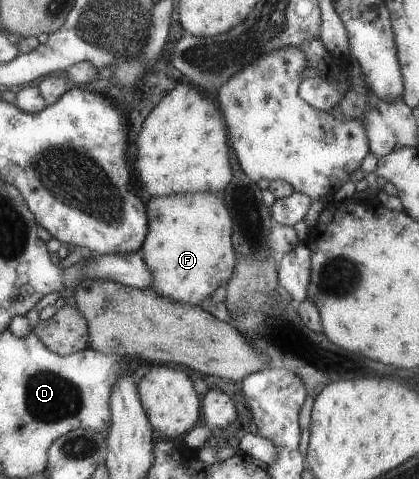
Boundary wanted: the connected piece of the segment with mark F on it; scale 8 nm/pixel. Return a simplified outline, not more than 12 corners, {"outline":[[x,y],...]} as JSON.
{"outline":[[221,194],[151,197],[153,293],[200,306],[236,255]]}

